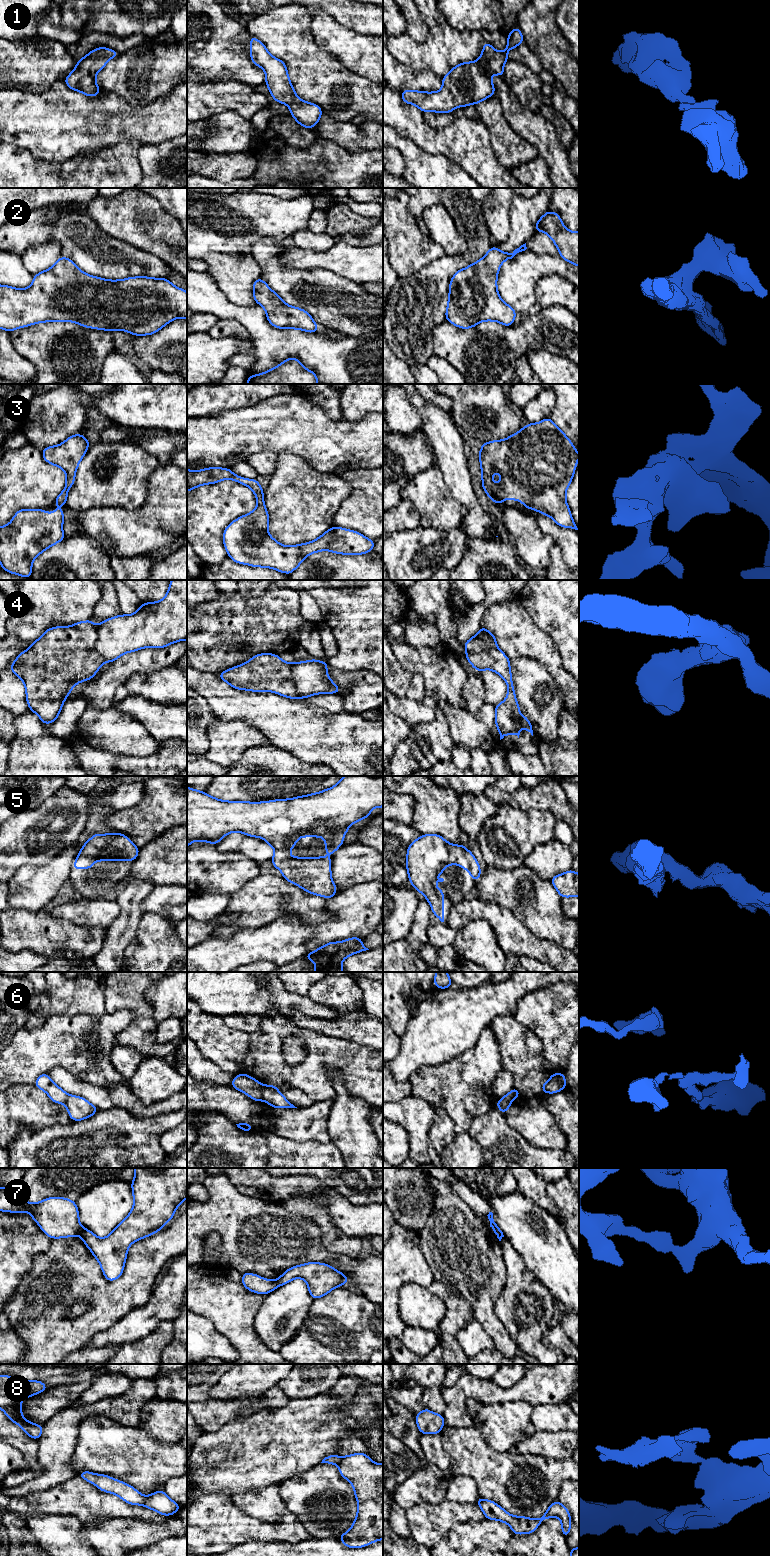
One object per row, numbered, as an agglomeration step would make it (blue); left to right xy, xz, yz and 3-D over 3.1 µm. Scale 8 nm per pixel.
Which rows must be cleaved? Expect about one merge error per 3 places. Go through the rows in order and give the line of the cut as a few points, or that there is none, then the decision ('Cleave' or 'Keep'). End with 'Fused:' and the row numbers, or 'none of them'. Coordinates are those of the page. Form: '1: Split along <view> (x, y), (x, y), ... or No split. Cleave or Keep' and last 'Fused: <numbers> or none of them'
1: No split. Keep
2: No split. Keep
3: No split. Keep
4: Split along xy (96, 627), (97, 639), (95, 649), (105, 660). Cleave
5: No split. Keep
6: Split along xz (263, 1086), (262, 1099). Cleave
7: Split along xy (83, 1228), (79, 1234). Cleave
8: Split along xy (146, 1497), (142, 1504). Cleave
Fused: 4, 6, 7, 8

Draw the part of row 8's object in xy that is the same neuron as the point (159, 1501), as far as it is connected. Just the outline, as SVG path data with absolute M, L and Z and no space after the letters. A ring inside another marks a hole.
M164 1490L156 1491L147 1496L143 1506L165 1516L173 1515L181 1508L178 1503L169 1498Z

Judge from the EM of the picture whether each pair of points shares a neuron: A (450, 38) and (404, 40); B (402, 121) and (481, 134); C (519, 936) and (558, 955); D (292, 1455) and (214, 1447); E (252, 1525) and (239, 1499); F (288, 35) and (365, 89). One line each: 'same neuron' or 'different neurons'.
A: same neuron
B: same neuron
C: same neuron
D: same neuron
E: different neurons
F: same neuron

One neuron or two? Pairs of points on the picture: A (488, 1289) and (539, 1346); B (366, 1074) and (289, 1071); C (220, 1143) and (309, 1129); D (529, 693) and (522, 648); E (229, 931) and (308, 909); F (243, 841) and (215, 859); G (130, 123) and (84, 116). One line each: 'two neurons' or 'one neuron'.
A: two neurons
B: one neuron
C: two neurons
D: two neurons
E: one neuron
F: two neurons
G: one neuron

